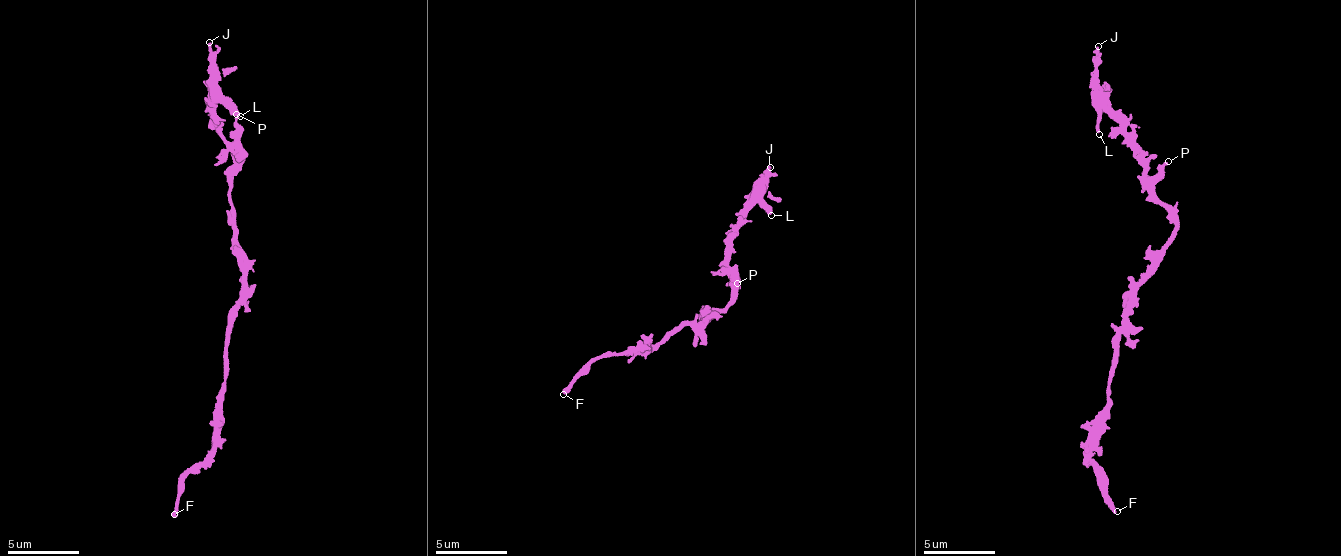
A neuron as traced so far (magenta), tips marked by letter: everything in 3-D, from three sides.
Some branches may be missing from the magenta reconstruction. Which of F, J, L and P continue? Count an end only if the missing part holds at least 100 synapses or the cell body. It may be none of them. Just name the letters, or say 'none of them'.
F

